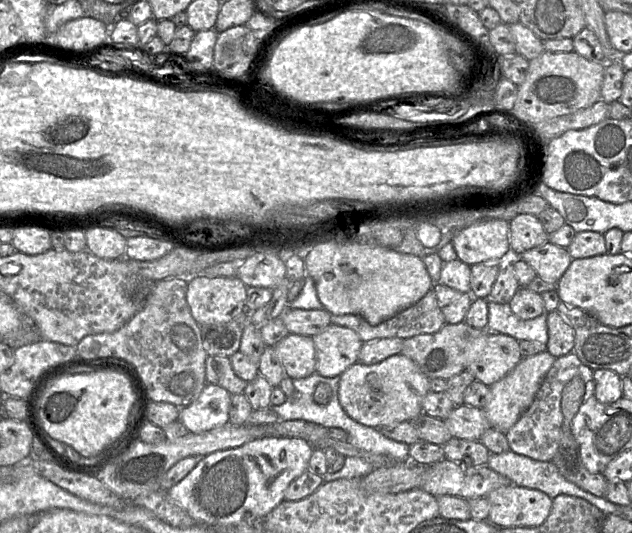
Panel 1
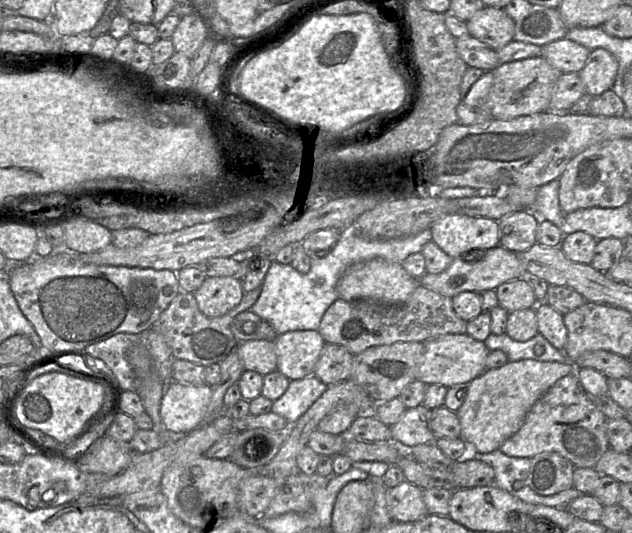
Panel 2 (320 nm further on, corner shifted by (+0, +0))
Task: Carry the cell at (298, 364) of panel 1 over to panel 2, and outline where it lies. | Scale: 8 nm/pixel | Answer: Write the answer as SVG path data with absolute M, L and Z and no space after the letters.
M251 340L238 343L236 350L244 370L265 376L277 370L276 349L272 340Z

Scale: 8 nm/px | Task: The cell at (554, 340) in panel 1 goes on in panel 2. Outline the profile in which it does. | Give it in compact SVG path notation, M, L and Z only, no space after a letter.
M546 302L535 306L537 331L558 350L564 351L568 339L563 315Z

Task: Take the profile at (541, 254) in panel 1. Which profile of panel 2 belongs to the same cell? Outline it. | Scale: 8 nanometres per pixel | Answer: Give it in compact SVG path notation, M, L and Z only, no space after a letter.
M498 245L489 250L477 261L467 261L454 258L450 266L438 274L425 273L419 278L419 284L446 297L454 297L465 291L482 293L486 290L496 290L501 284L513 279L520 279L527 272L519 260L517 253Z

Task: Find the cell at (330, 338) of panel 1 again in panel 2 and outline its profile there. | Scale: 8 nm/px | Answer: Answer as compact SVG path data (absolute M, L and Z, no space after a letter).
M317 330L288 331L277 335L273 343L276 349L277 371L289 380L313 375L325 345Z

